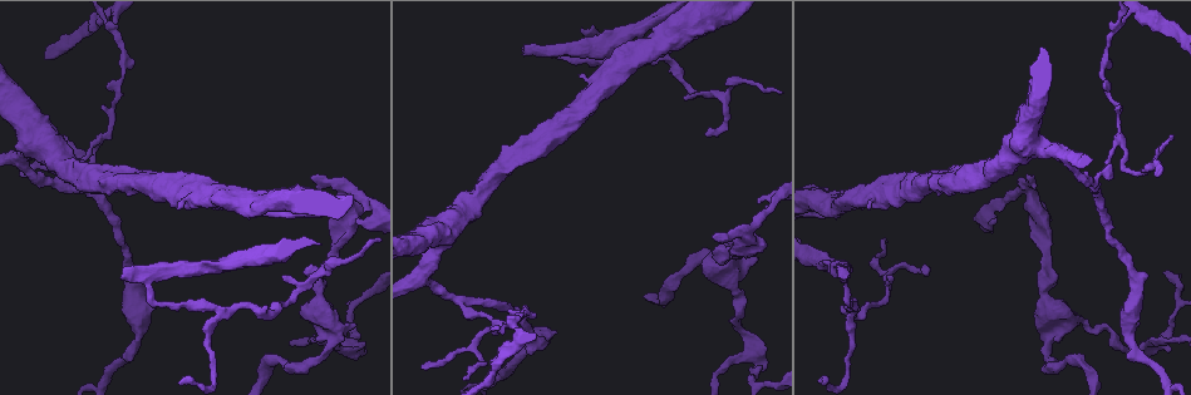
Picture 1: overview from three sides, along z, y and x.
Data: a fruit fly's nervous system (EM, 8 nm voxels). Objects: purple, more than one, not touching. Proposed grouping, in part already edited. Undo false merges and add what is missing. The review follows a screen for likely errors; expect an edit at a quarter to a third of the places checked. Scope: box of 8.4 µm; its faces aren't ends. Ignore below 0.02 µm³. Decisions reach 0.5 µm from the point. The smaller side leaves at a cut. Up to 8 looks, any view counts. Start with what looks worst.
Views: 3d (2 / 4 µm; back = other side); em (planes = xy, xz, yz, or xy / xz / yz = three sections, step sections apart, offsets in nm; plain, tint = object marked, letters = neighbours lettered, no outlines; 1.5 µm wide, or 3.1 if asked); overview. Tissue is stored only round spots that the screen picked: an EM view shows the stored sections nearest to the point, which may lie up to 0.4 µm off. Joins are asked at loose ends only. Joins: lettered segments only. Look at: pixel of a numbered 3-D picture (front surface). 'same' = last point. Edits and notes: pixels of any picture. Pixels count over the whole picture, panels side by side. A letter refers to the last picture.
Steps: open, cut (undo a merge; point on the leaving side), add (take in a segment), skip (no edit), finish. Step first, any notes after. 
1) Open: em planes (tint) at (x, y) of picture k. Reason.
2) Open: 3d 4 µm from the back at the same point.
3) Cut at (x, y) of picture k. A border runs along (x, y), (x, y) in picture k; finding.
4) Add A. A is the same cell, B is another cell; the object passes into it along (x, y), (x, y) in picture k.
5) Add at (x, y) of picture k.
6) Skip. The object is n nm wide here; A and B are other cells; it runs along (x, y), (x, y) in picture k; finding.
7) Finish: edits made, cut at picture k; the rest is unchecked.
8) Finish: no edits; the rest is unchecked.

Open: 3d 4 µm at (522, 51) of picture 1. Branch stops here.

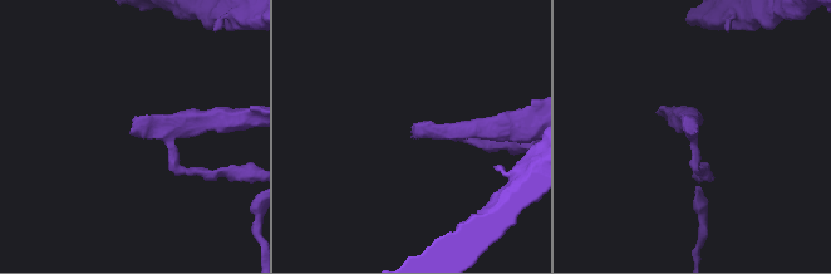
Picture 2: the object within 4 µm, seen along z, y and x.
Open: em xy step 4 (letters) at (413, 135) of picture 2. Shape alone is not enough.

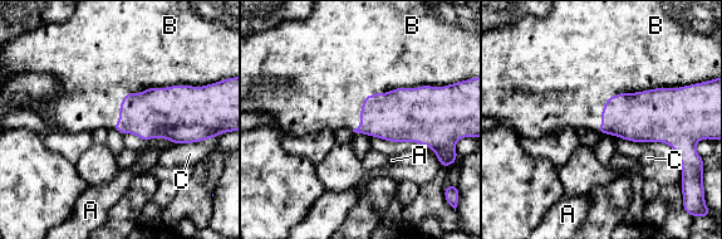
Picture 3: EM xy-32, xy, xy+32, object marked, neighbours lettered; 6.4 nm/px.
Add B. The object is 280 nm wide here; B is the same cell, A and C are other cells; it goes on there.

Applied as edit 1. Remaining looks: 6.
Open: overview.

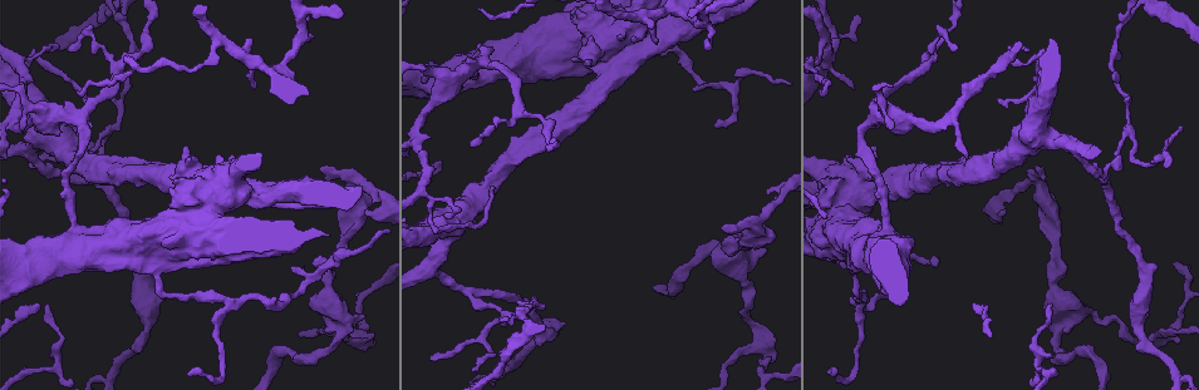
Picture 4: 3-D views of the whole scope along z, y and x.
Open: 3d 2 µm from the back at (103, 136) of picture 4.

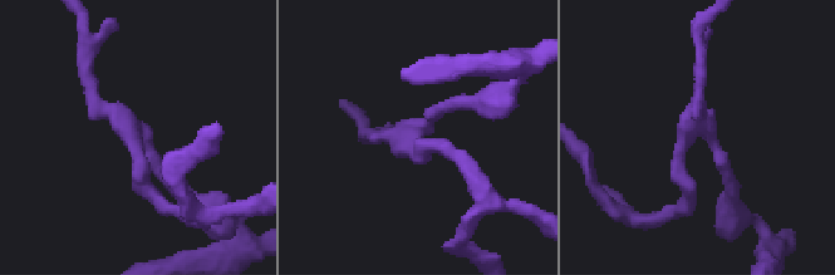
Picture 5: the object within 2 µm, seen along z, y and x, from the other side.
Open: em planes (tint) at (424, 125) of picture 5.

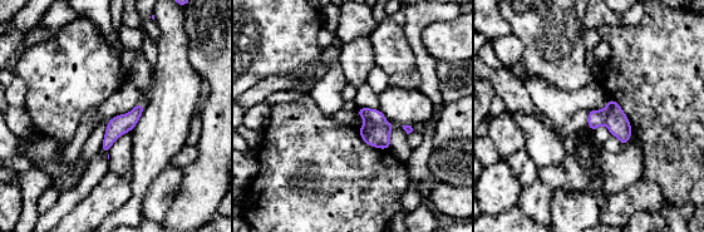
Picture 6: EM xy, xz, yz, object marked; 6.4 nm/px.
Open: em planes (letters) at the same point.

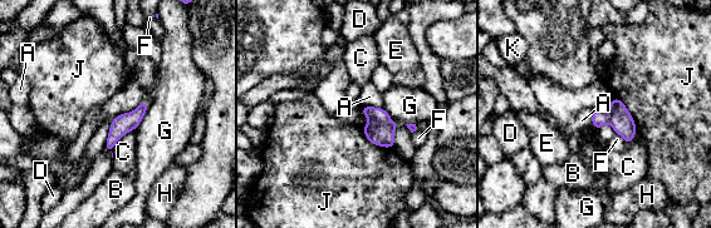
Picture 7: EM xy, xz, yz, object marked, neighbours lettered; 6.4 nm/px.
Cut at (381, 134) of picture 7. The object is 100 nm wide here; A, B, C, D, E, F, G, H, J and K are other cells; a border runs along (371, 120), (387, 123) in picture 7; a second neuron is stuck on.

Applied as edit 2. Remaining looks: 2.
Finish: edits made, add at picture 3, cut at picture 7; the rest is unchecked.

